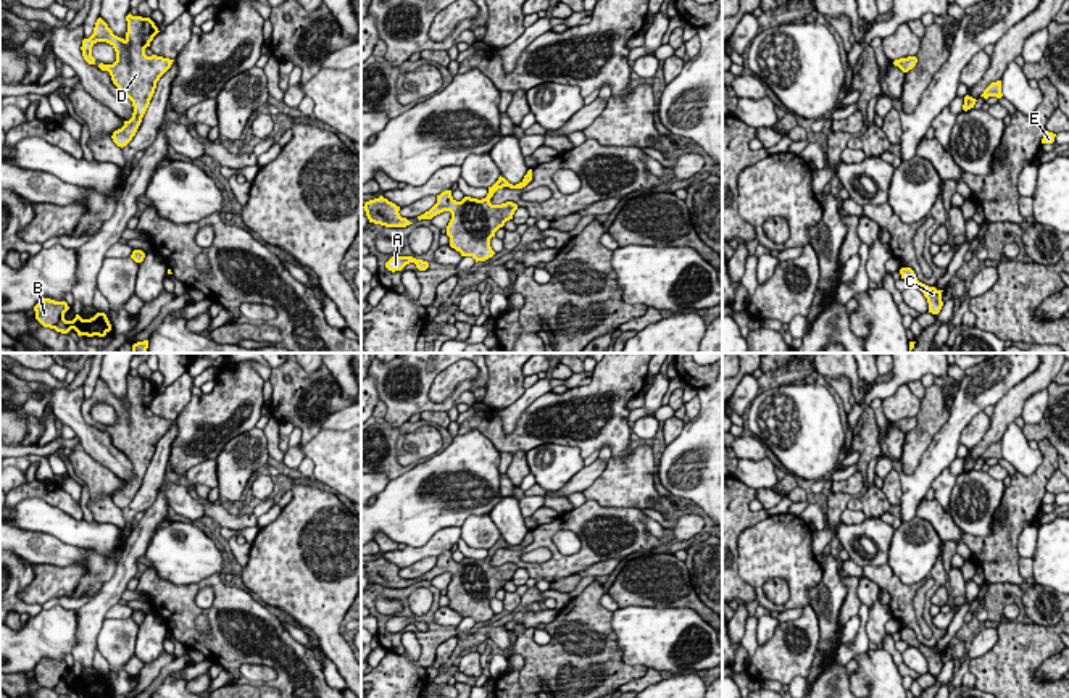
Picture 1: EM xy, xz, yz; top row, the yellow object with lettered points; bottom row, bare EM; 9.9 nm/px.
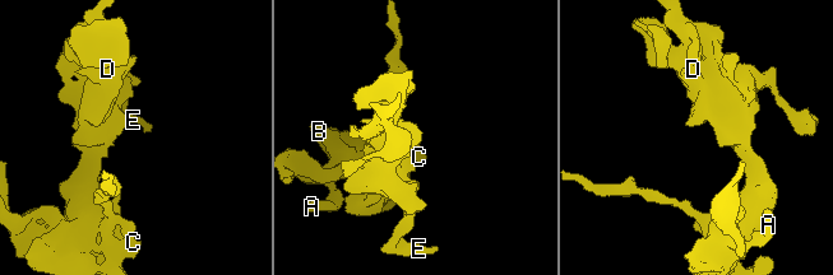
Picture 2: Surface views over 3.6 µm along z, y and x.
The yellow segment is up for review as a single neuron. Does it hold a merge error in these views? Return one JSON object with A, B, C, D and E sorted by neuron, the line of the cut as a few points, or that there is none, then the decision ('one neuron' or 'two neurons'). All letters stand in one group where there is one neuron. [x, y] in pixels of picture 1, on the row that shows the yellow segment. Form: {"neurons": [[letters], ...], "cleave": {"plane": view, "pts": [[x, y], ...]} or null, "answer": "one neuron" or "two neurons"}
{"neurons": [["A", "B", "C", "D", "E"]], "cleave": null, "answer": "one neuron"}

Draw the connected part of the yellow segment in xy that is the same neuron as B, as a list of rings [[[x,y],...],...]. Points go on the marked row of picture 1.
[[[50,298],[40,300],[35,306],[35,319],[44,326],[55,329],[56,332],[68,334],[71,329],[77,335],[105,337],[111,330],[111,324],[105,313],[97,313],[90,319],[82,319],[79,314],[73,321],[64,319],[64,313],[69,310],[66,301],[55,301]]]

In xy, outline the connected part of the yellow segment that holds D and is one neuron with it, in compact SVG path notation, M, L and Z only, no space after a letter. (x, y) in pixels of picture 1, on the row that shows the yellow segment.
M126 16L127 32L121 39L113 34L108 24L98 18L94 34L82 40L82 56L89 64L95 64L92 47L97 42L110 44L116 52L113 64L100 63L102 71L108 71L113 84L132 102L134 113L124 126L113 132L111 139L118 147L126 147L135 135L142 118L155 93L156 82L171 68L174 60L163 56L147 56L145 48L150 47L153 37L160 32L150 18Z

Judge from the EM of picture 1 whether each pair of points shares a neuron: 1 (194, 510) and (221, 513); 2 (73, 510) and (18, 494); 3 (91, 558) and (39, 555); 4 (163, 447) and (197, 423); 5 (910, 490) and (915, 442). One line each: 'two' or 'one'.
1: two
2: one
3: one
4: two
5: two

